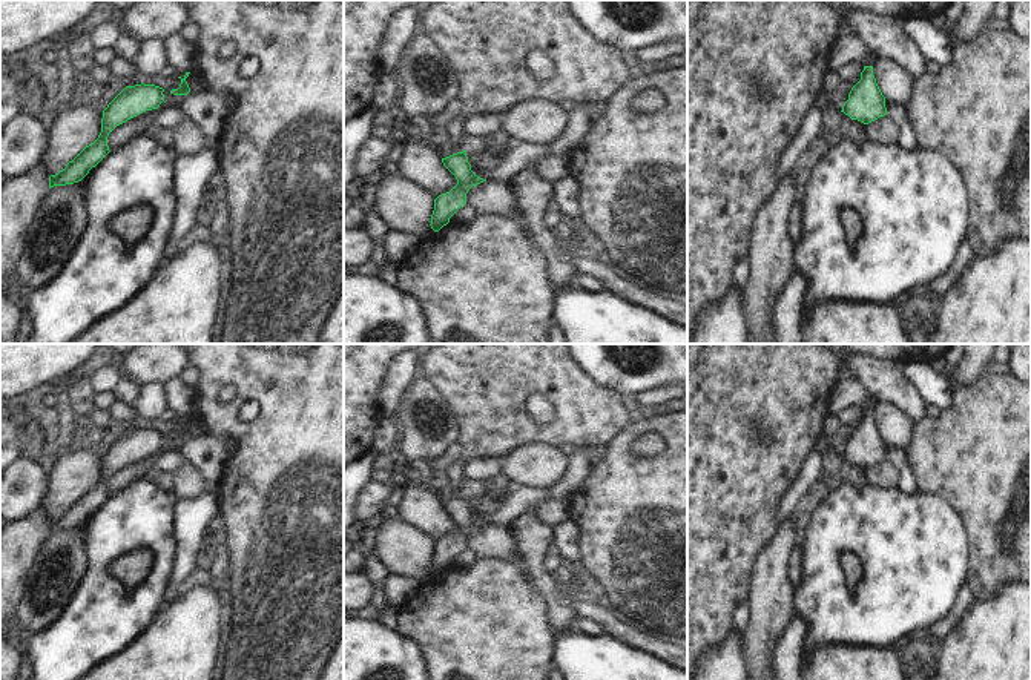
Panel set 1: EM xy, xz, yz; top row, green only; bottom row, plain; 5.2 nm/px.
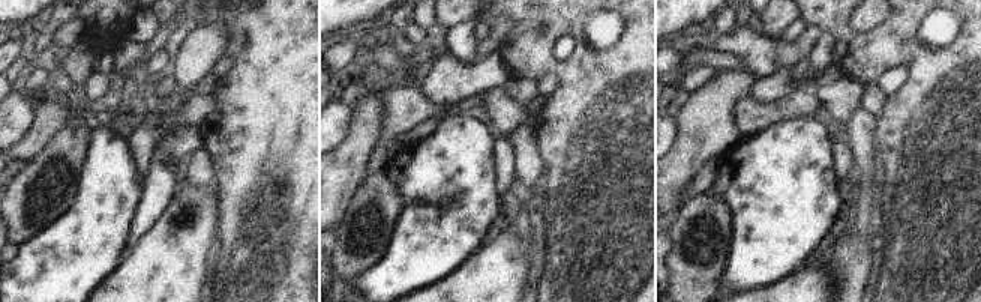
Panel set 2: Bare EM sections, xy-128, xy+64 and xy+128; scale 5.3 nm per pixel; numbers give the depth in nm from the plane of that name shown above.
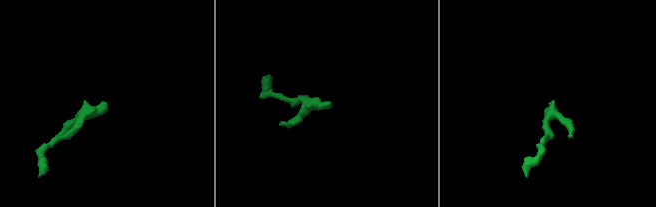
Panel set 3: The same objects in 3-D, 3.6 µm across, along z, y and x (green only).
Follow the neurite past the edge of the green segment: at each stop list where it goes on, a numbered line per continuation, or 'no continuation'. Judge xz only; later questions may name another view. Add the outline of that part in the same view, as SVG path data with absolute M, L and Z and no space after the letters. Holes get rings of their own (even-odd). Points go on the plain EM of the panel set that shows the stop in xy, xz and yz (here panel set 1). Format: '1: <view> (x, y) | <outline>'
no continuation

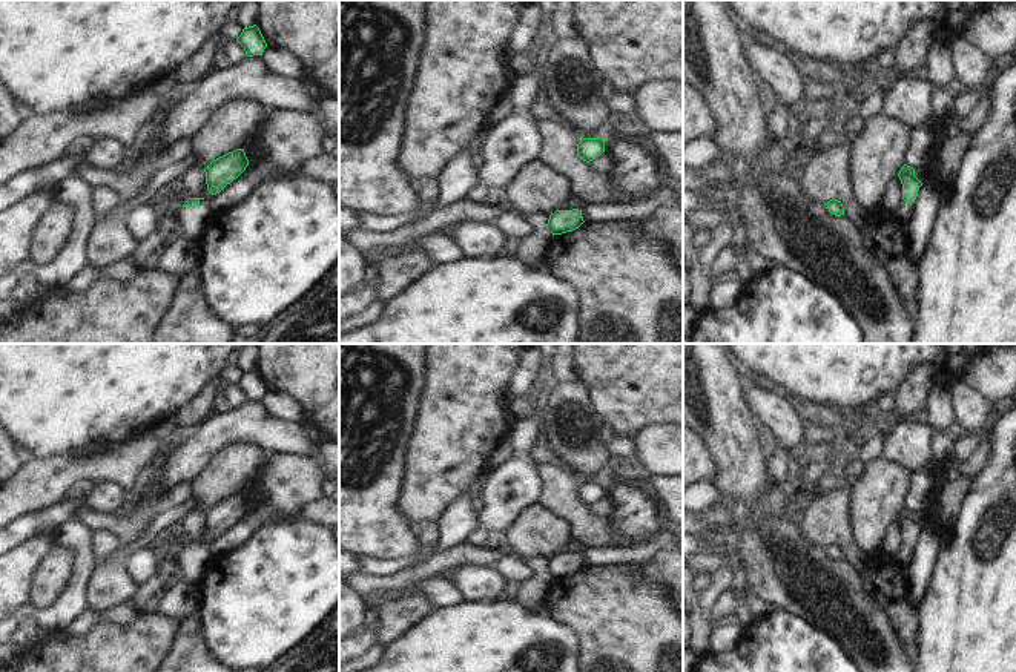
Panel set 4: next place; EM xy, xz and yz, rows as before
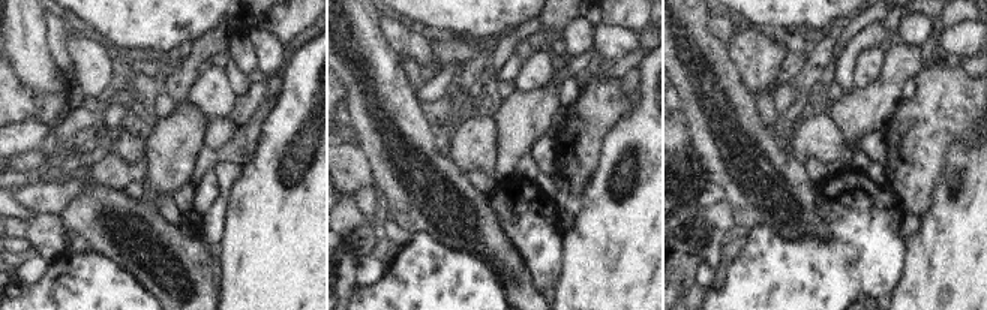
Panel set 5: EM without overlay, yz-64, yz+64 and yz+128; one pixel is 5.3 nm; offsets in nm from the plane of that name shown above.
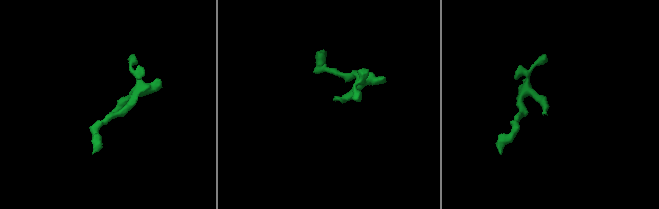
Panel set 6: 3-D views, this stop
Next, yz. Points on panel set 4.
1: yz (904, 554) | M902 542L899 545L898 552L895 554L895 558L904 565L909 566L909 563L912 562L912 554L913 554L913 548L907 548Z

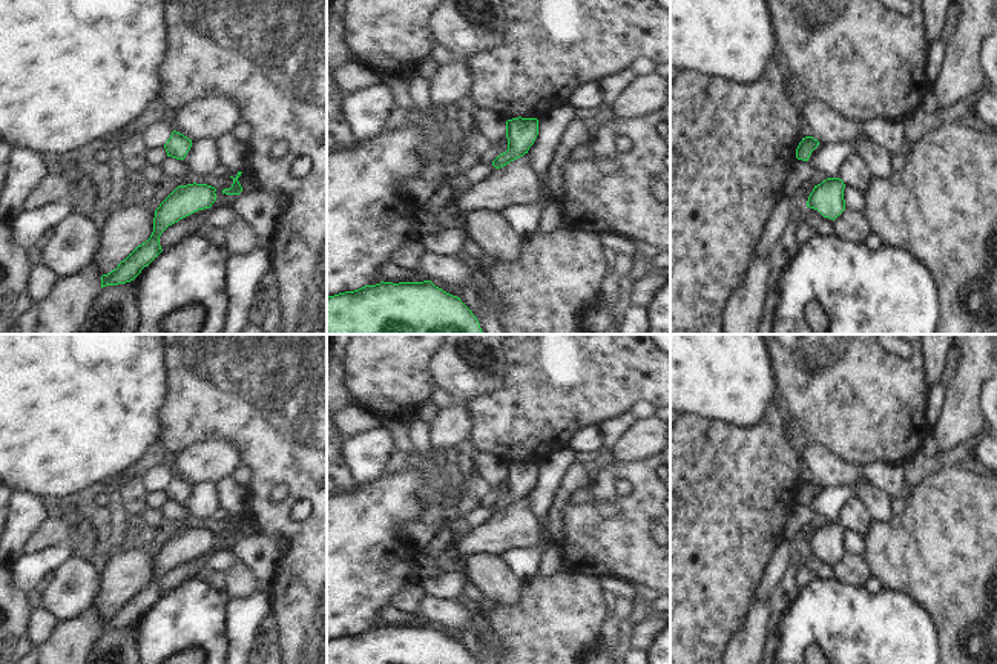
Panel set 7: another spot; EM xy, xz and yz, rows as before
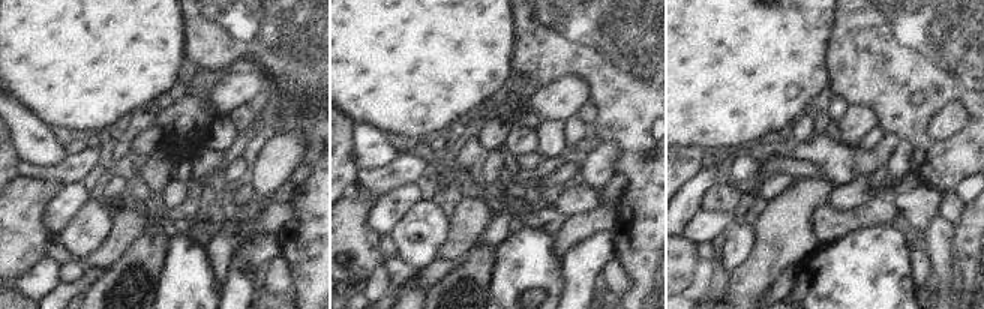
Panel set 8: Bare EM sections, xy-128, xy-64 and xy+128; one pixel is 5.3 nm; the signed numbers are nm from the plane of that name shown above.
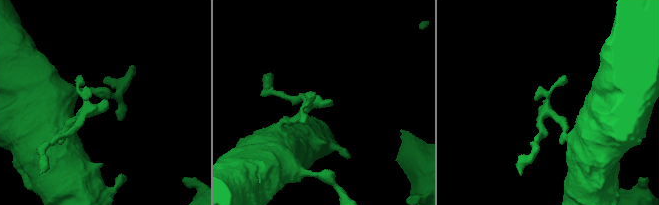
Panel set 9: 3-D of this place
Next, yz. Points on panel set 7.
no continuation

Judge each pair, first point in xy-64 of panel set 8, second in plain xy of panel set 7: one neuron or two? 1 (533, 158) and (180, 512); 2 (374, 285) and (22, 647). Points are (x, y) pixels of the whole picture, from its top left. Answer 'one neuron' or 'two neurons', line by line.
1: one neuron
2: one neuron

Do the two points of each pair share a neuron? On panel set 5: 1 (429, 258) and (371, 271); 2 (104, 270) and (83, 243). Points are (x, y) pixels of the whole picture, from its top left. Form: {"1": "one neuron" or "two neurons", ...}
{"1": "two neurons", "2": "two neurons"}

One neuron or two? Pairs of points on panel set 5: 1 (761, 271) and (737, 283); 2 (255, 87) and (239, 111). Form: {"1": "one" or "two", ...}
{"1": "one", "2": "one"}

